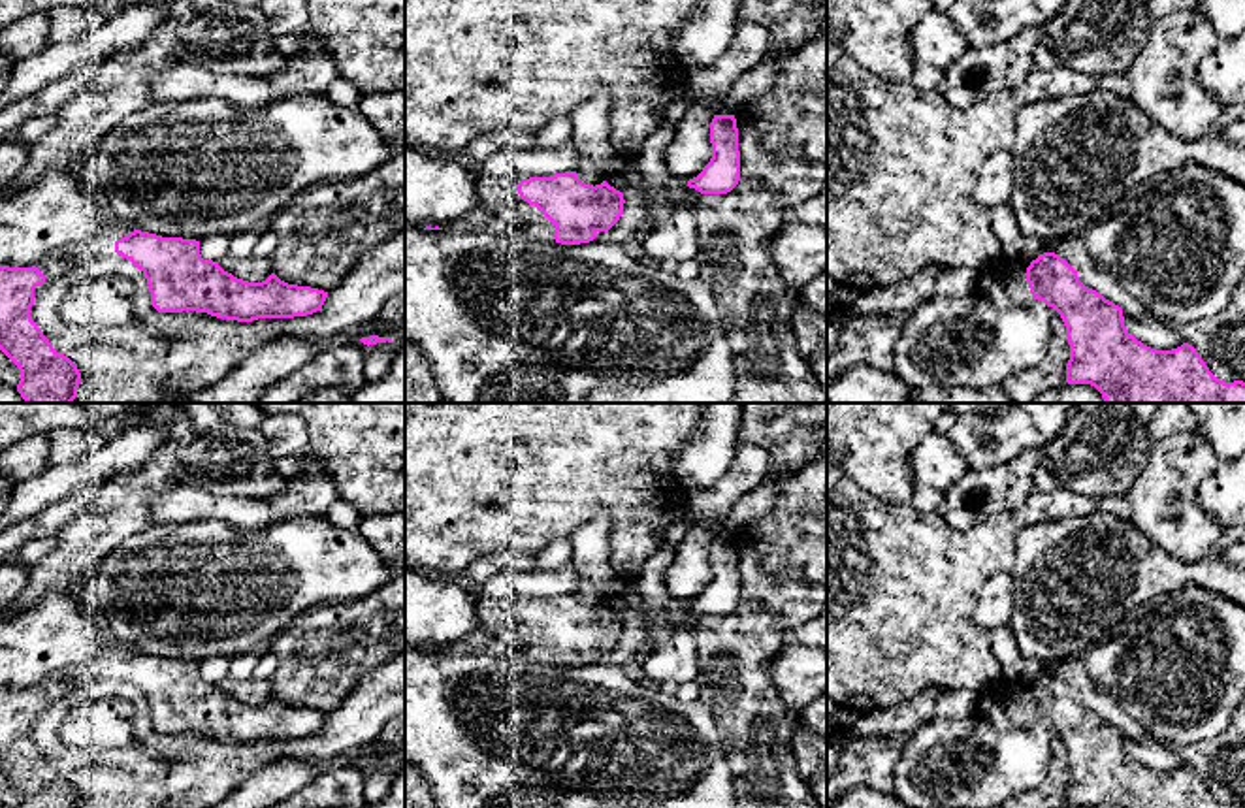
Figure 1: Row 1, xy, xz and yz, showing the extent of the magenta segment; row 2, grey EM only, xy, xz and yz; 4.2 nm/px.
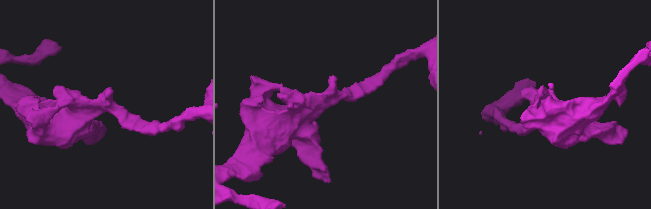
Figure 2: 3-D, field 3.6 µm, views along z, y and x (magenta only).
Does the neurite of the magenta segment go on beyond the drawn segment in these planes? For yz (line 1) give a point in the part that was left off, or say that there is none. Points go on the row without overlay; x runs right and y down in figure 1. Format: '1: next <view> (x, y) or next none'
1: next none

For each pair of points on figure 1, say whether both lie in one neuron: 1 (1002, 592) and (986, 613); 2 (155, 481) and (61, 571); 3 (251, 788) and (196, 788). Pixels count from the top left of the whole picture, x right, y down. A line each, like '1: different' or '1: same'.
1: same
2: same
3: different

